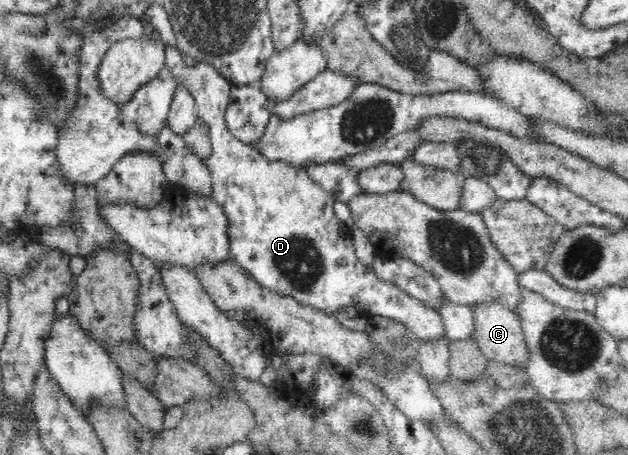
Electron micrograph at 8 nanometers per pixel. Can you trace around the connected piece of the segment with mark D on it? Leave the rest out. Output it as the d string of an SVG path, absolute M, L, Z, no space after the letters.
M167 45L166 47L165 64L170 69L170 72L174 75L177 82L179 82L179 84L183 84L185 89L194 97L195 107L199 119L203 120L209 128L212 154L208 160L205 160L205 164L210 170L212 178L212 193L210 196L212 196L218 205L222 207L222 210L224 210L224 213L226 213L226 217L228 217L228 225L230 226L228 226L227 237L230 239L230 260L233 260L233 262L235 262L239 268L245 270L248 277L252 277L252 279L254 279L258 285L264 287L264 289L268 289L274 293L292 298L294 301L298 301L300 304L306 304L328 313L332 313L340 310L341 308L349 306L360 307L360 310L366 310L366 314L368 314L368 316L383 316L402 323L404 326L411 329L412 334L414 334L414 336L416 336L421 343L428 342L428 340L440 340L440 338L444 336L445 330L442 322L442 316L440 316L438 311L434 310L433 308L428 308L419 300L411 298L408 296L408 294L406 294L406 292L400 290L400 288L396 287L394 284L380 281L380 279L376 277L372 265L366 266L358 260L355 253L355 246L352 236L348 238L348 236L346 236L346 233L348 232L344 232L344 234L342 234L342 228L340 228L340 226L336 226L336 228L332 226L332 216L335 216L333 210L335 199L332 197L332 194L328 193L326 190L323 190L317 183L314 183L310 179L310 176L306 173L304 167L292 166L286 162L269 160L268 158L260 155L254 146L247 145L246 143L233 137L233 134L227 129L225 118L223 117L226 107L228 106L229 92L230 87L232 86L231 82L228 82L228 80L226 80L211 64L205 63L204 61L200 61L194 66L186 65L179 51L170 45Z

